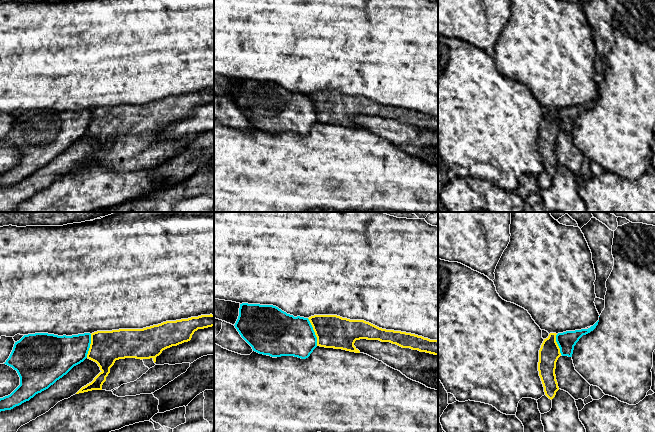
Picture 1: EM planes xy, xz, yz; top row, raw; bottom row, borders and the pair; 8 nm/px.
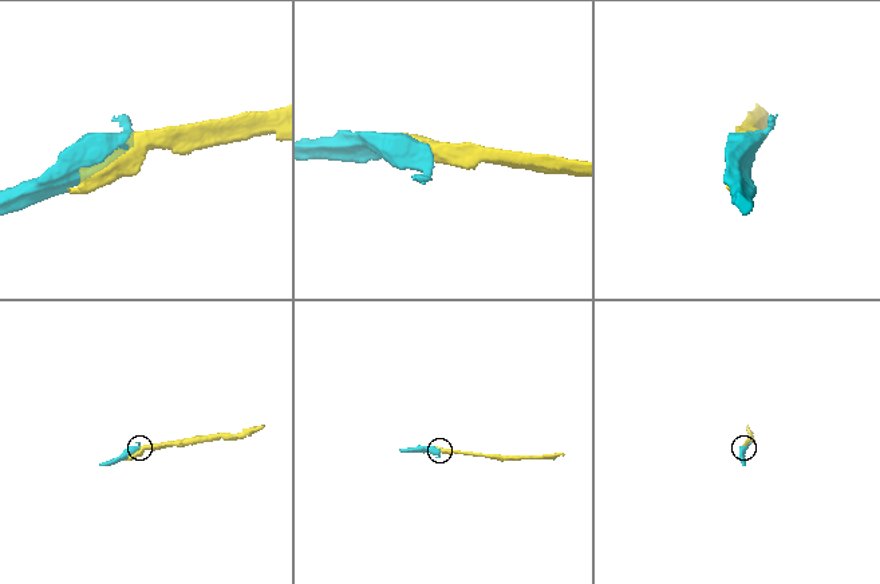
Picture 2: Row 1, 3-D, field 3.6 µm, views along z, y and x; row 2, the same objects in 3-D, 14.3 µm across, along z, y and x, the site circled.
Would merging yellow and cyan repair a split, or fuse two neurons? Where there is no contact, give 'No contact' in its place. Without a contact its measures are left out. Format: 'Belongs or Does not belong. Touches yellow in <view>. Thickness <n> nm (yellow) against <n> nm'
Does not belong. Touches yellow in xz. Thickness 260 nm (yellow) against 340 nm

